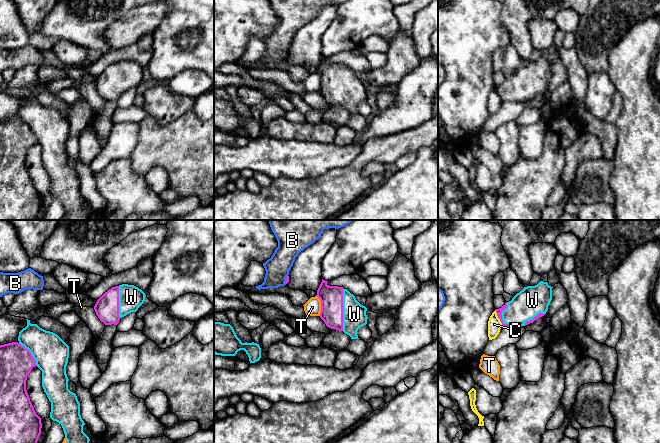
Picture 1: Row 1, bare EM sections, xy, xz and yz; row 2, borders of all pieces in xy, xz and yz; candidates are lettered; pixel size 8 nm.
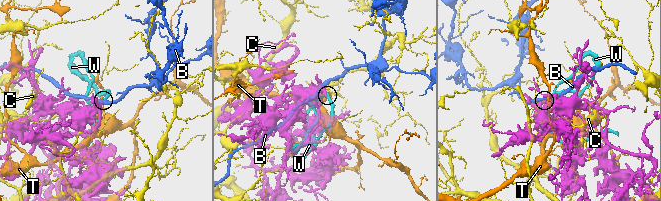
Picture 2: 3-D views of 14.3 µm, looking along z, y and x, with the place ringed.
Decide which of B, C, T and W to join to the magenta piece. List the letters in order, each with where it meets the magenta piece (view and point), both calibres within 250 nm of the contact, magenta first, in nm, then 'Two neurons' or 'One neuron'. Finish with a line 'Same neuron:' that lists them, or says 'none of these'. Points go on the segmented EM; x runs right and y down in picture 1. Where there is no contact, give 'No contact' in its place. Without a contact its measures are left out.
B: Touches magenta at xz (286, 279). Thickness 30 nm (magenta) against 200 nm. Two neurons
C: Touches magenta at yz (498, 317). Thickness 50 nm (magenta) against 110 nm. Two neurons
T: Touches magenta at xz (321, 305). Thickness 190 nm (magenta) against 140 nm. Two neurons
W: Touches magenta at xz (342, 309). Thickness 190 nm (magenta) against 190 nm. One neuron
Same neuron: W

